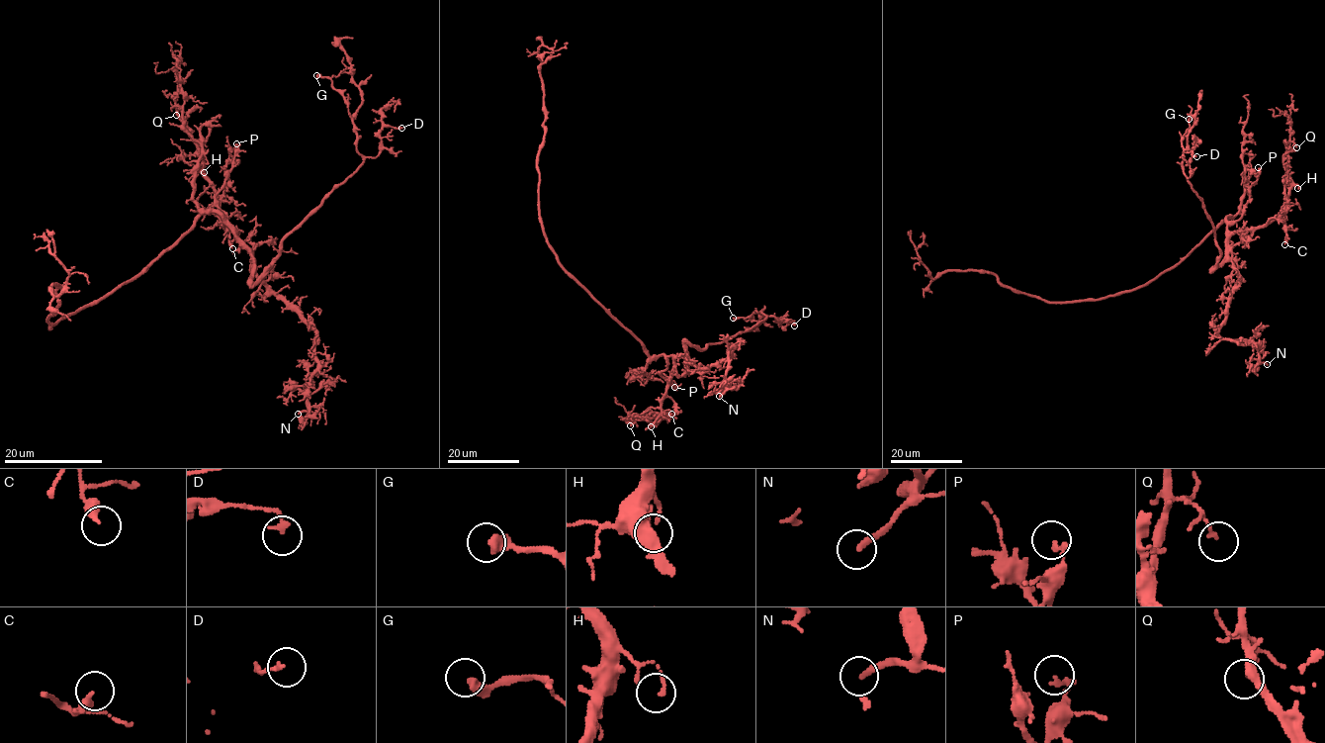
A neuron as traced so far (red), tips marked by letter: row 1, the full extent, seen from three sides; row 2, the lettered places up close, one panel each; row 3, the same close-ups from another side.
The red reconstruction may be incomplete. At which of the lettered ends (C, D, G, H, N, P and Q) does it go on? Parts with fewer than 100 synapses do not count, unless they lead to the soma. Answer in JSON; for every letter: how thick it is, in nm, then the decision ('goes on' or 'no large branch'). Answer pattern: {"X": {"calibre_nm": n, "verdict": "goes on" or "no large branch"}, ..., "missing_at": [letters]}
{"C": {"calibre_nm": 320, "verdict": "no large branch"}, "D": {"calibre_nm": 180, "verdict": "no large branch"}, "G": {"calibre_nm": 400, "verdict": "no large branch"}, "H": {"calibre_nm": 140, "verdict": "no large branch"}, "N": {"calibre_nm": 240, "verdict": "goes on"}, "P": {"calibre_nm": 220, "verdict": "no large branch"}, "Q": {"calibre_nm": 140, "verdict": "no large branch"}, "missing_at": ["N"]}

